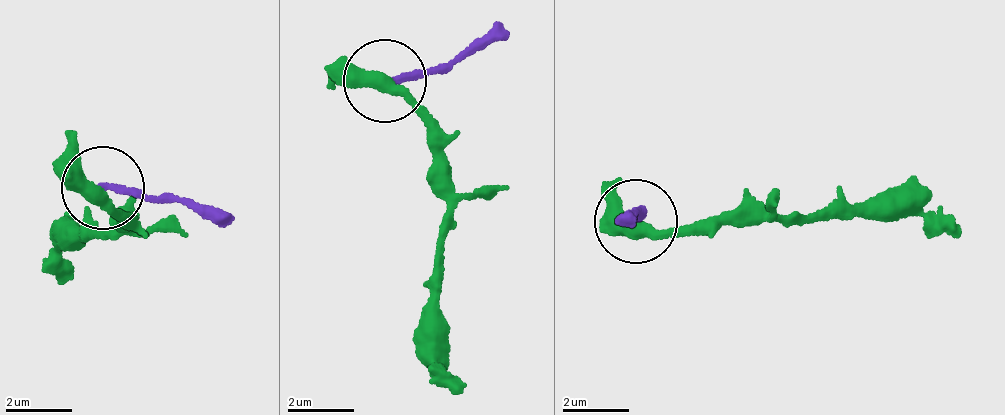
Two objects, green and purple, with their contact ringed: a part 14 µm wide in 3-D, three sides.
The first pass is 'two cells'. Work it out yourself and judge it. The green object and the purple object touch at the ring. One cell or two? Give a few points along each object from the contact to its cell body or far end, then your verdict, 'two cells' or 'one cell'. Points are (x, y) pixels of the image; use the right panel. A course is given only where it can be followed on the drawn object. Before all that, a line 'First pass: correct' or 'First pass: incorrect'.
First pass: correct
green via (638, 223), (700, 225), (779, 218), (931, 213), (963, 233) | purple via (638, 223), (647, 211), (626, 217) | two cells

